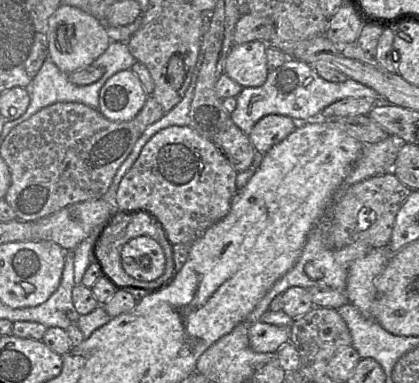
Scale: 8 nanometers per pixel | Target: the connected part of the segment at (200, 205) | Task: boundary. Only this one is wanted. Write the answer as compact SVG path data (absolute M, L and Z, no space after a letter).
M190 125L169 126L154 134L144 145L139 157L122 178L115 195L118 211L145 210L155 216L168 241L172 244L192 244L208 228L224 218L238 192L237 171L211 139L199 134Z

